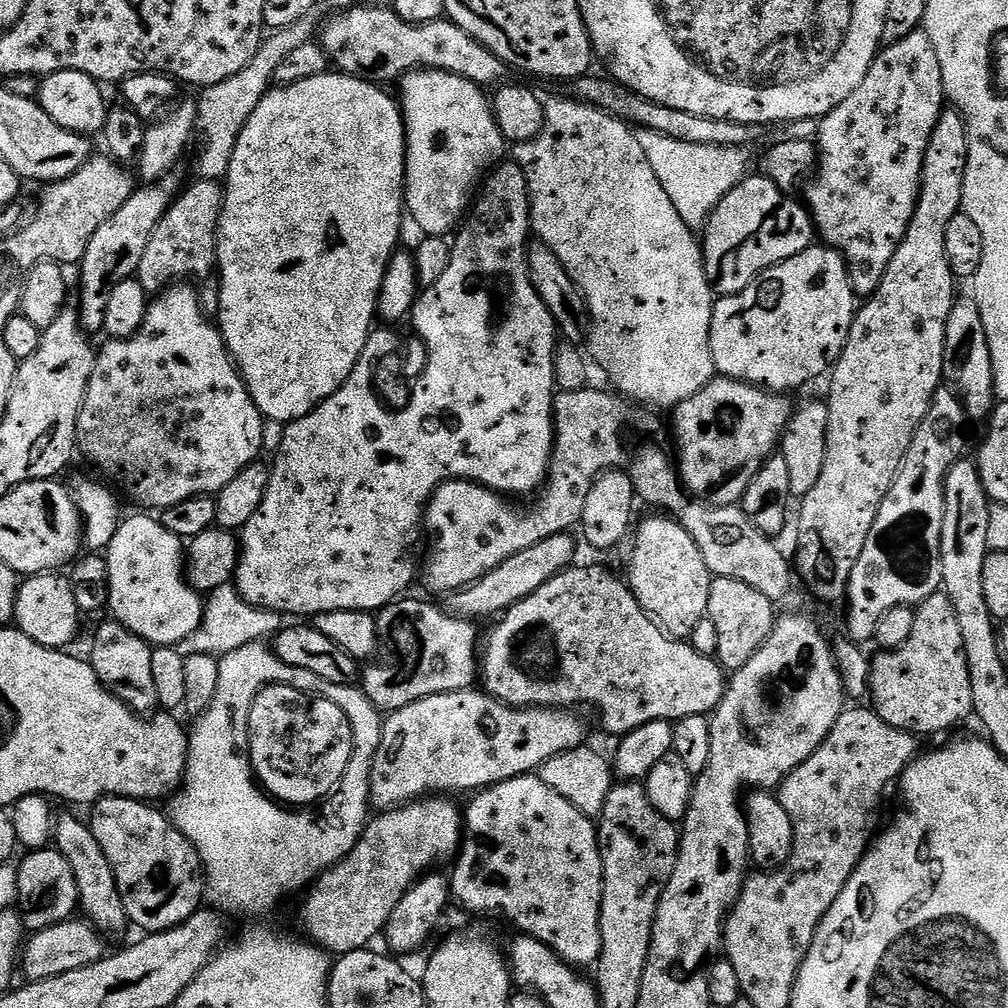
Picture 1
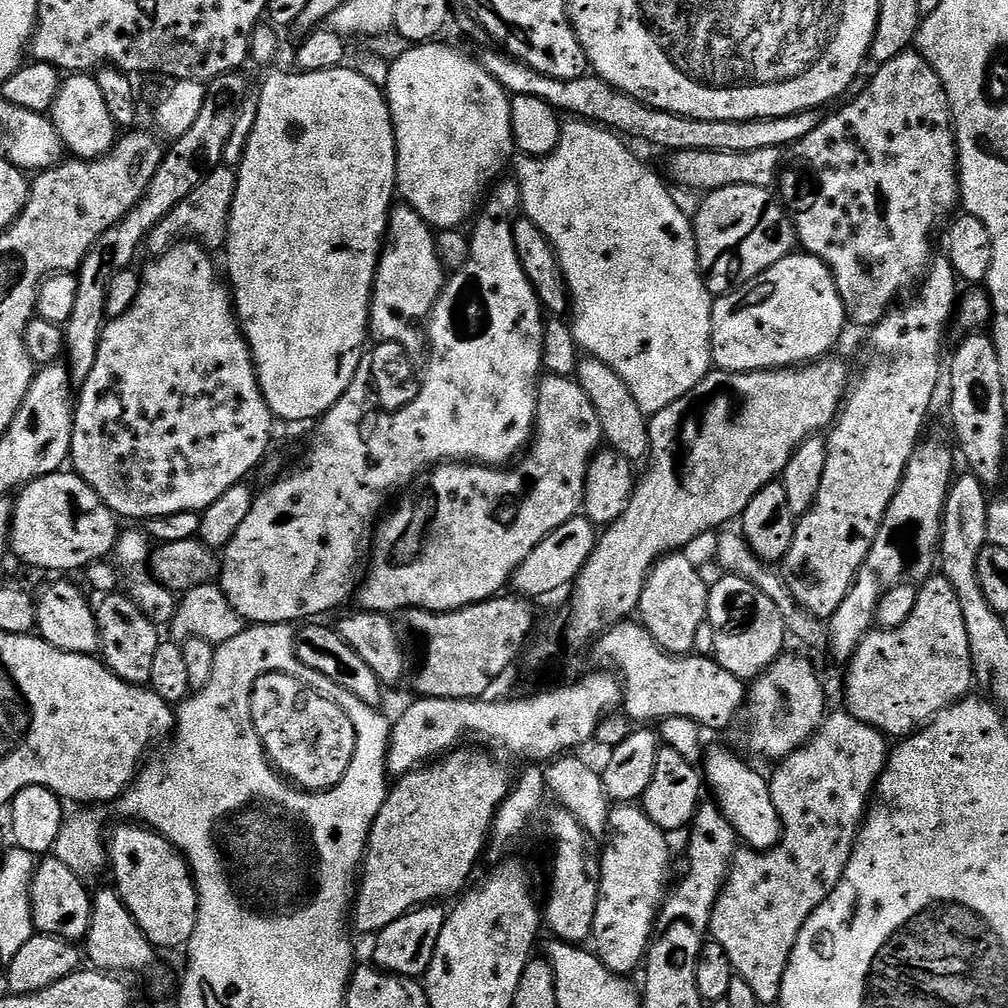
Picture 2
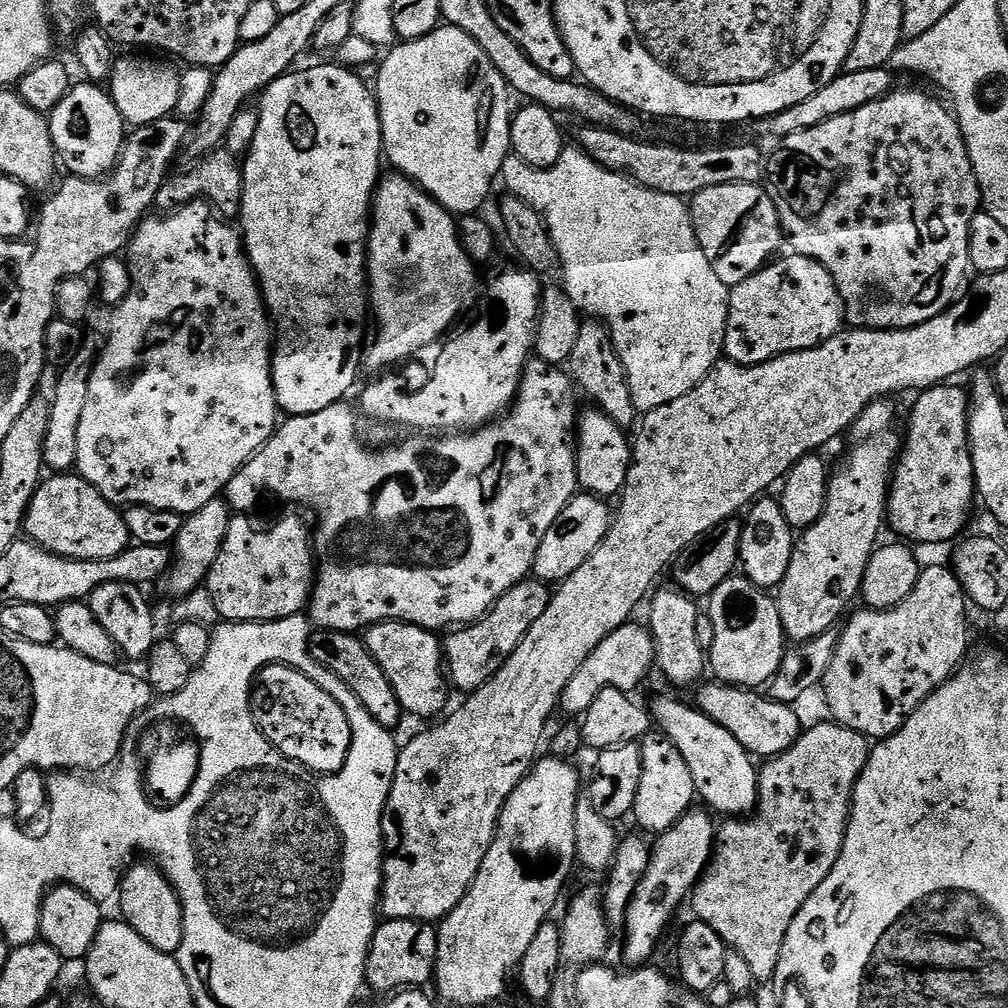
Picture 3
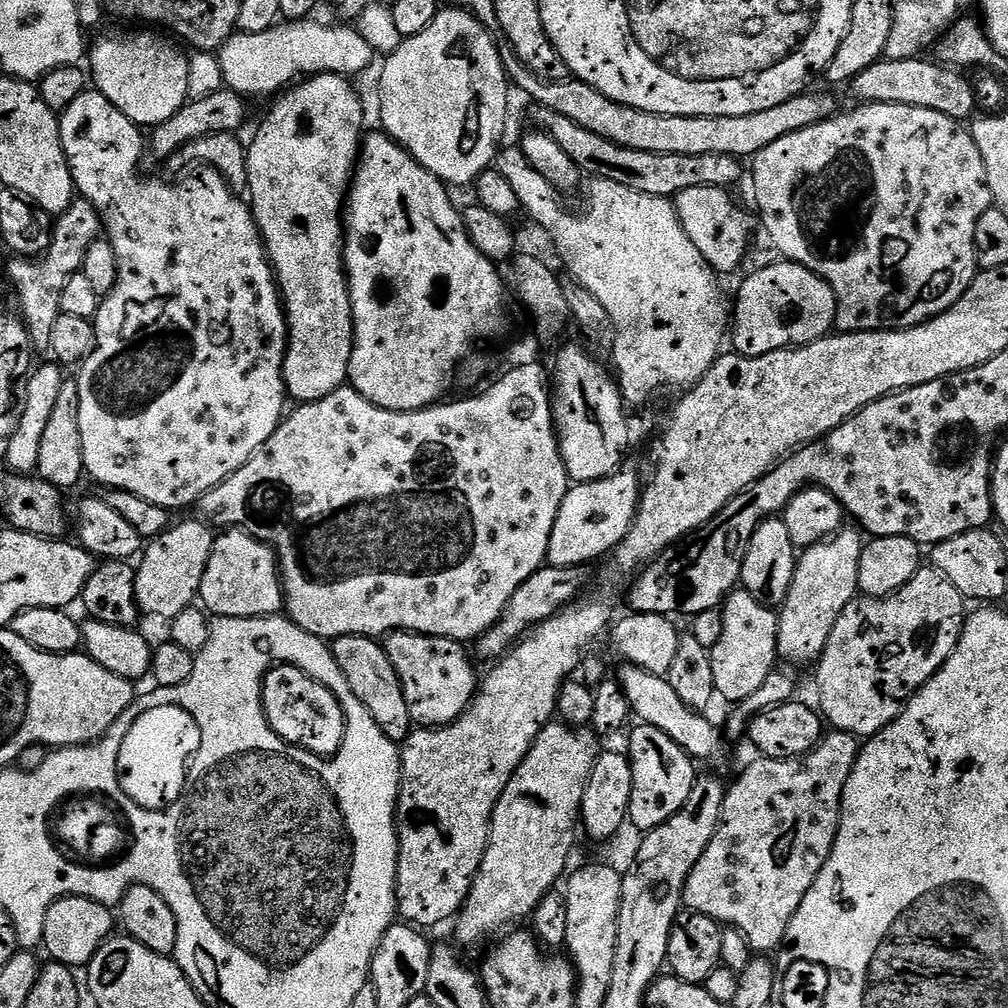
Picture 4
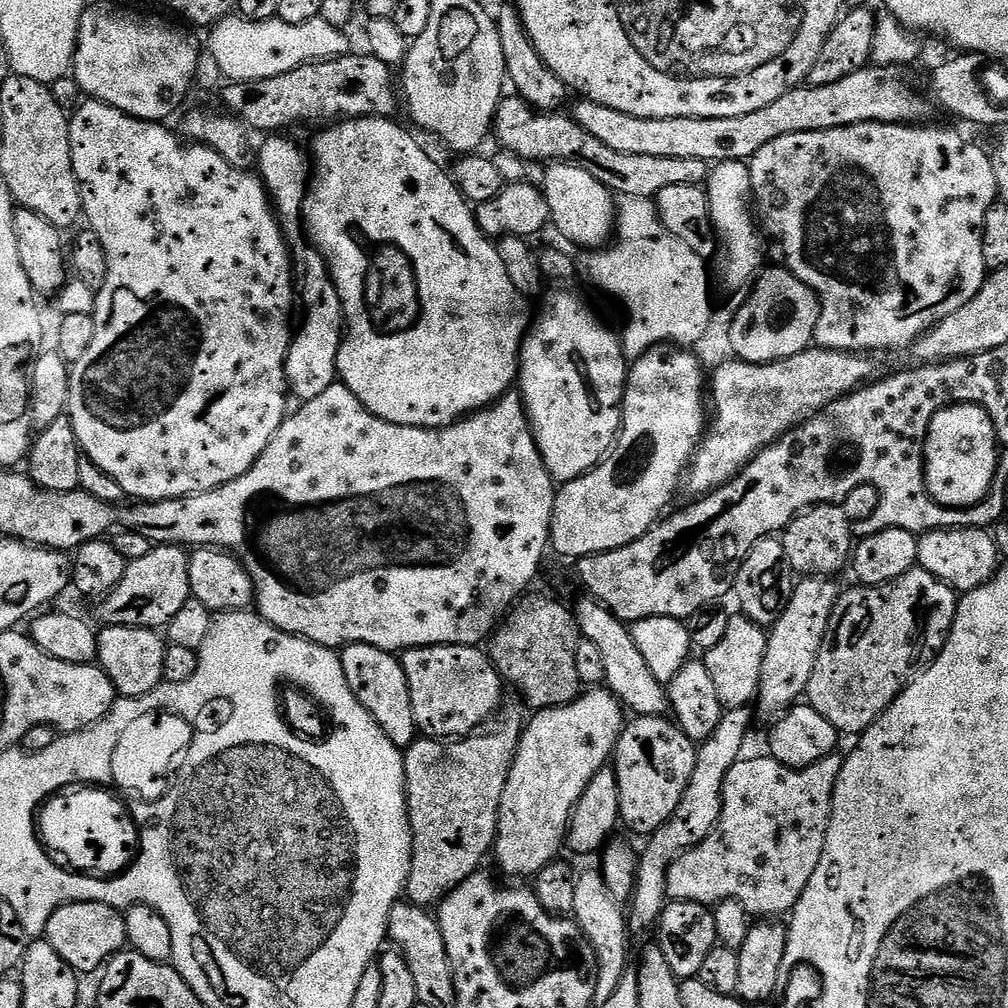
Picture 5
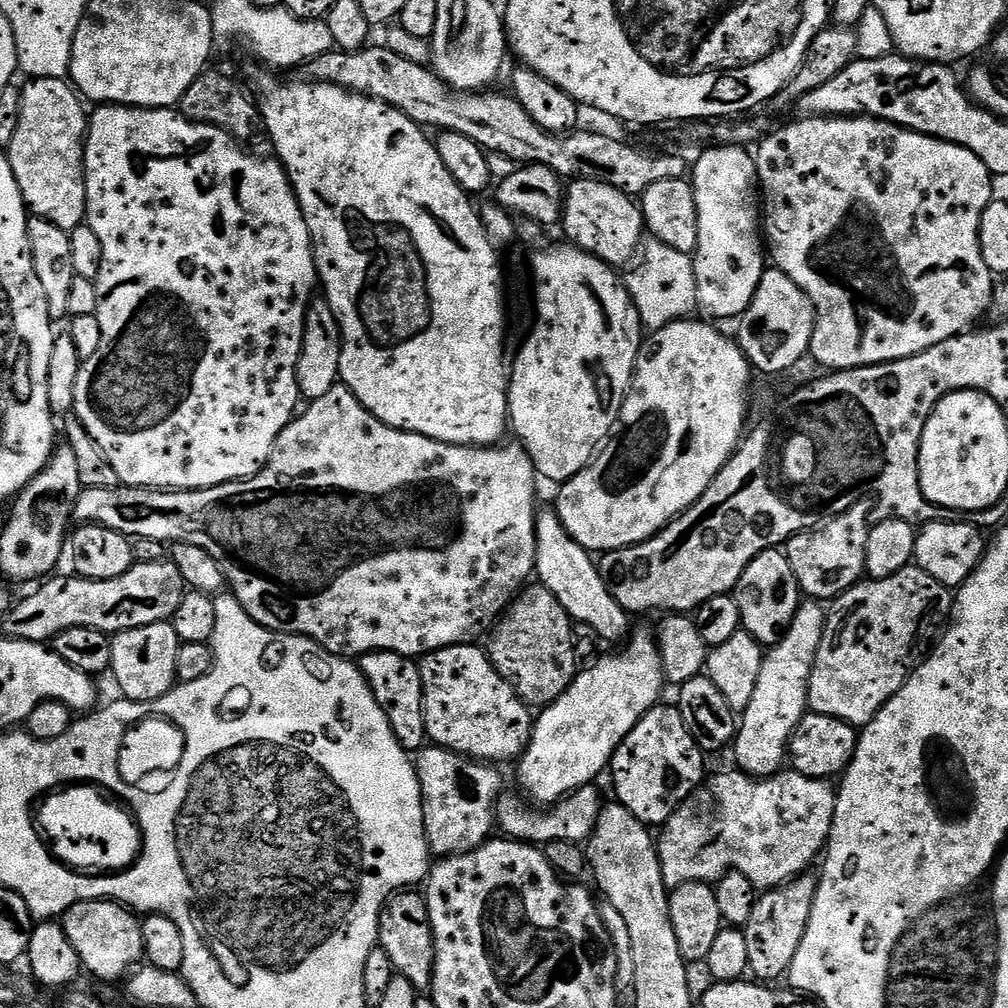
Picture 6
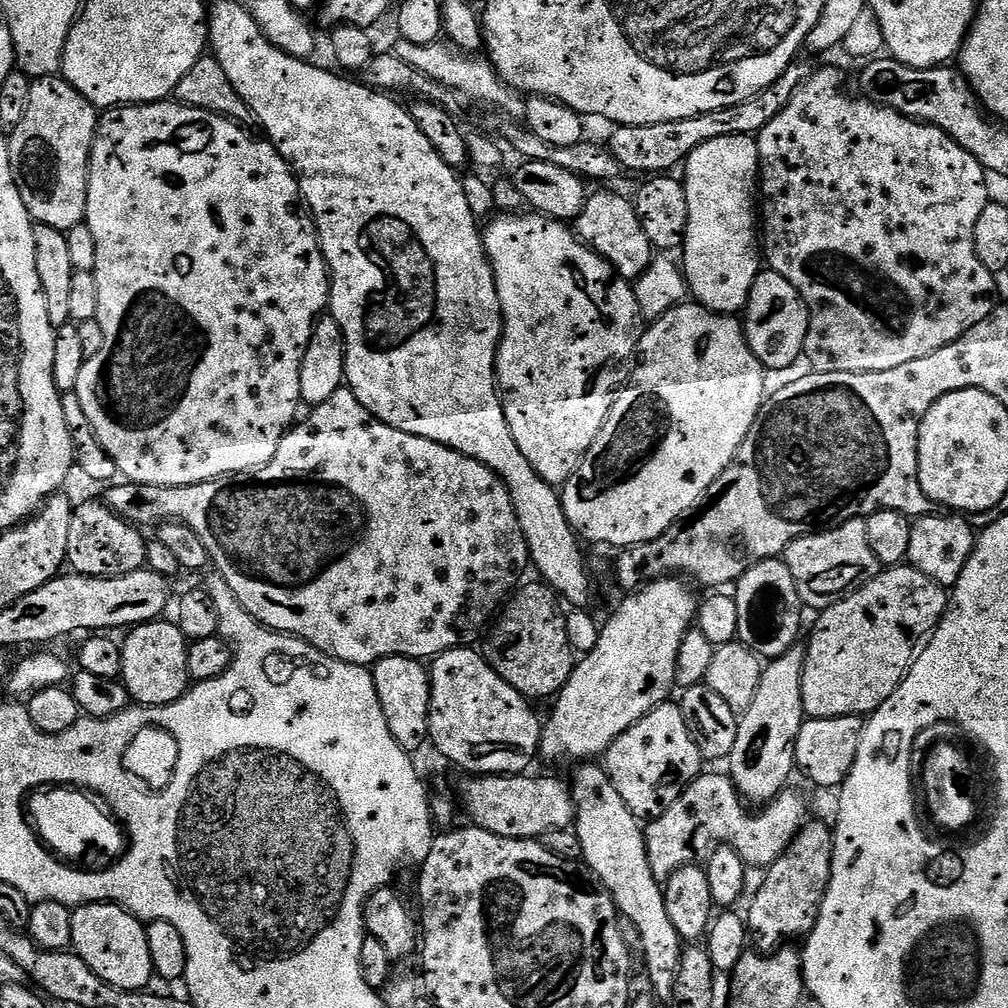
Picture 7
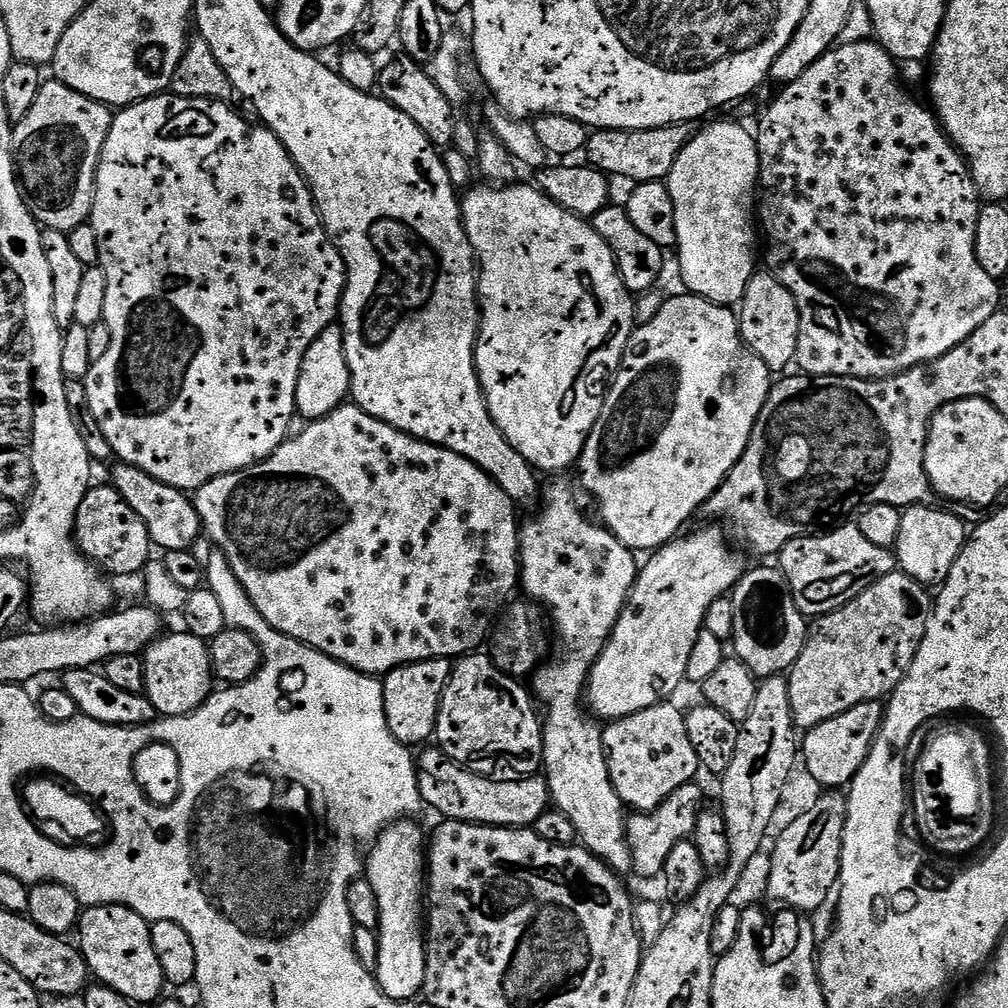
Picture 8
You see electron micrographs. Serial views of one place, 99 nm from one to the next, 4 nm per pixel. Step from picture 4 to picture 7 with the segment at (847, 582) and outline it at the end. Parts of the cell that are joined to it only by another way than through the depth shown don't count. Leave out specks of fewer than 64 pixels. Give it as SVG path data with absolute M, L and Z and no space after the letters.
M797 646L786 650L778 658L764 664L764 673L758 682L758 694L746 710L739 717L738 738L734 738L734 750L726 761L727 775L732 777L732 784L740 791L740 795L752 806L763 806L769 800L780 795L789 787L788 779L796 768L796 739L798 730L804 725L805 714L802 706L802 670L804 669L805 649Z

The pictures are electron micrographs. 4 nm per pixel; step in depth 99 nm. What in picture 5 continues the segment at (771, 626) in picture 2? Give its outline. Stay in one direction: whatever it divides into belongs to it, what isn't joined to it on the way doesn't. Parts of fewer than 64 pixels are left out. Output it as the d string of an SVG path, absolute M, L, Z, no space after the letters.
M732 614L730 626L726 626L726 635L723 636L722 642L703 653L704 665L706 670L710 670L710 679L714 681L724 709L747 708L759 697L762 658L766 658L767 645L768 632L765 629L753 622L749 616Z

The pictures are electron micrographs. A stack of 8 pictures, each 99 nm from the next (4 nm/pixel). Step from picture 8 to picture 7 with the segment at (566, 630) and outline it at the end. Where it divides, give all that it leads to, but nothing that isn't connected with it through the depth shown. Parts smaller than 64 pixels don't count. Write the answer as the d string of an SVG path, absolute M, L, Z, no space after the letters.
M584 762L577 768L580 769L570 779L570 787L576 807L574 831L578 842L582 842L583 863L604 883L604 889L614 898L617 913L636 927L640 948L644 951L644 968L652 983L651 991L657 1001L669 1001L676 988L676 973L680 971L682 941L666 912L663 887L656 883L650 870L644 828L641 821L630 814L630 806L622 802L618 790L614 790L614 782L610 782L599 763Z

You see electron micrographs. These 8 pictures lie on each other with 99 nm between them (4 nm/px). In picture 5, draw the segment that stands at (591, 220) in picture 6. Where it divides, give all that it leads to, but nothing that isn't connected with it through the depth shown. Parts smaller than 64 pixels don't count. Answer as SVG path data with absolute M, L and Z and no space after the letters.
M552 162L544 172L542 191L550 206L550 224L572 244L587 250L599 250L613 239L618 215L618 200L594 174L573 164Z

